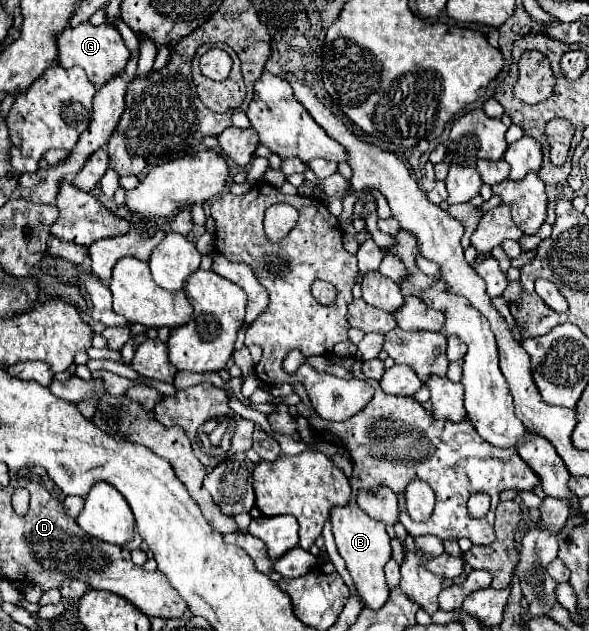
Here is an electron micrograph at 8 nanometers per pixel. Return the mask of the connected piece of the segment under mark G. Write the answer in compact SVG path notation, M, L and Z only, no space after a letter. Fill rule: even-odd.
M82 22L74 28L66 28L56 36L56 44L58 44L58 64L62 68L72 68L72 66L84 68L88 74L88 80L96 88L102 86L114 74L122 72L130 58L130 50L126 48L120 32L108 24L92 26L90 22Z

